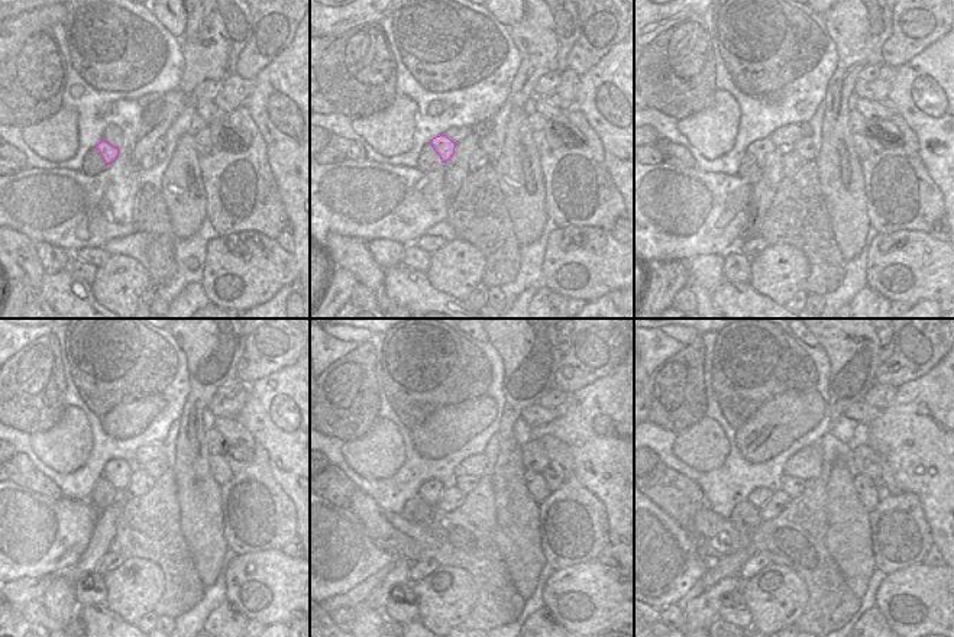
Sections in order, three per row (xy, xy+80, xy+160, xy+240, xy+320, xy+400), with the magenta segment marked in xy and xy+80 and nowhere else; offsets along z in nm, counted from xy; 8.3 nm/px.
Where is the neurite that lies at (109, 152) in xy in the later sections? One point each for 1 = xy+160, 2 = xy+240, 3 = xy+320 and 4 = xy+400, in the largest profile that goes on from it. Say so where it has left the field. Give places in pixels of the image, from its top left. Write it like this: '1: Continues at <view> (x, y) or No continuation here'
1: Continues at xy+160 (763, 149)
2: Continues at xy+240 (117, 471)
3: Continues at xy+320 (430, 491)
4: Continues at xy+400 (759, 497).

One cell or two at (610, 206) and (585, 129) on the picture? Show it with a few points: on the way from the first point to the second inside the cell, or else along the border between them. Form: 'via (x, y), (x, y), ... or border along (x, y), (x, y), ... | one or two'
via (601, 187), (591, 174), (588, 148) | one

